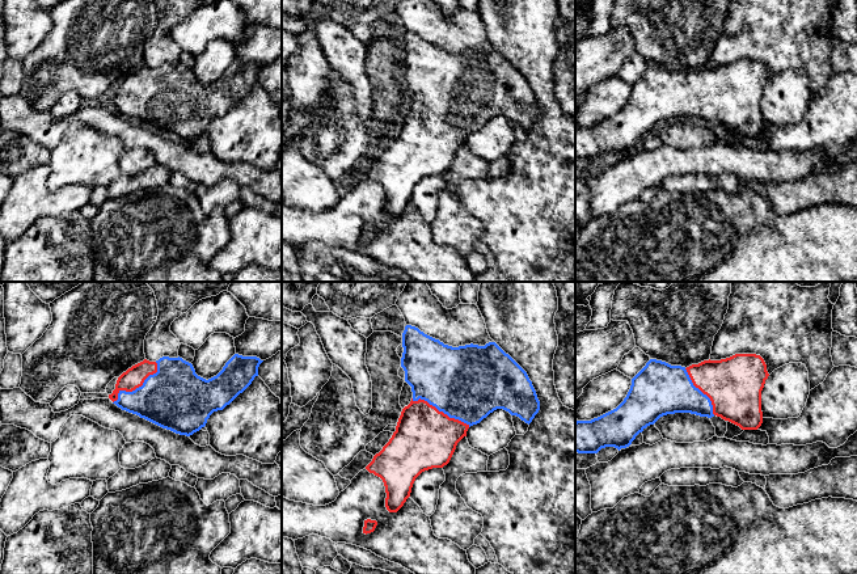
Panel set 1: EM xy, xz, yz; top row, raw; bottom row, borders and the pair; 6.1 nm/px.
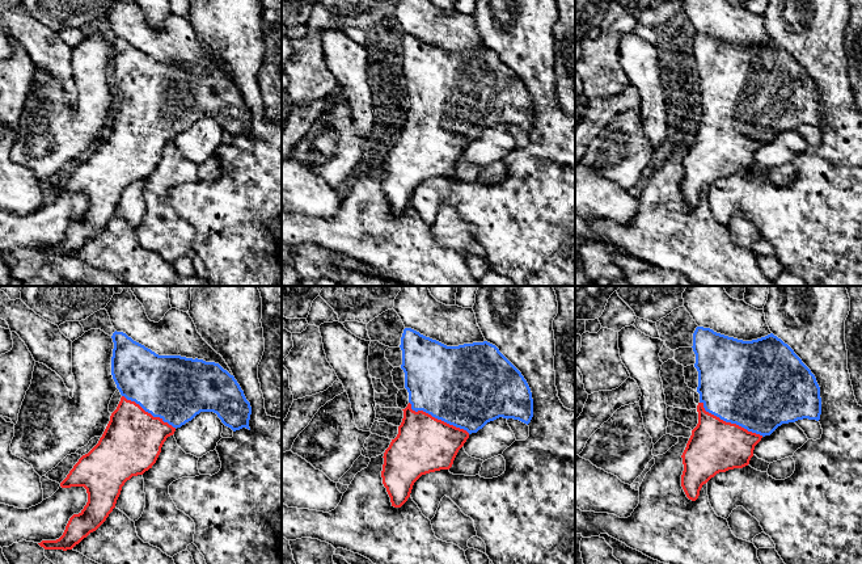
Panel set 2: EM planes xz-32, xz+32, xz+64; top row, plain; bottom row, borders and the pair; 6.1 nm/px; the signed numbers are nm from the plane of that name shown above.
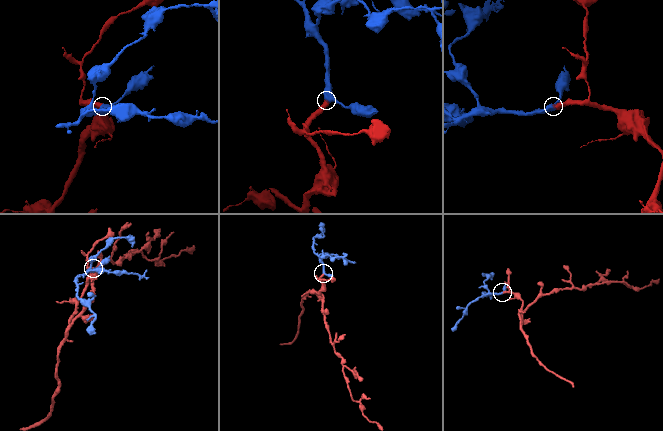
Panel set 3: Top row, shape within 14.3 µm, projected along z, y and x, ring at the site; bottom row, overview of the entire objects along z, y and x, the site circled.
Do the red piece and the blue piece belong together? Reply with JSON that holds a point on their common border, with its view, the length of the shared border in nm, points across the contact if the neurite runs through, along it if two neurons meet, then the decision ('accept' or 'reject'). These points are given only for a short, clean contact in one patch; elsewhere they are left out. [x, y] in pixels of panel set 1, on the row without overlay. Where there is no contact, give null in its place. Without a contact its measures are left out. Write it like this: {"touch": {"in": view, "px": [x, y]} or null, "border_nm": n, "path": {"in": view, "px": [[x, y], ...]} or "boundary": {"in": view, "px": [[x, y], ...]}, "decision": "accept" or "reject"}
{"touch": {"in": "xy", "px": [136, 93]}, "border_nm": 380, "decision": "accept"}

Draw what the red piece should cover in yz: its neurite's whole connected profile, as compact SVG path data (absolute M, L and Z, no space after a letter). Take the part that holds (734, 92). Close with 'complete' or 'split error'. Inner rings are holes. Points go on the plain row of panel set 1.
M735 60L721 67L704 67L689 73L671 72L650 66L632 85L624 107L613 117L591 127L575 128L575 159L598 160L601 155L619 157L632 151L636 143L660 123L691 119L729 127L742 136L757 136L763 130L761 97L769 80L767 71L756 60Z; split error

